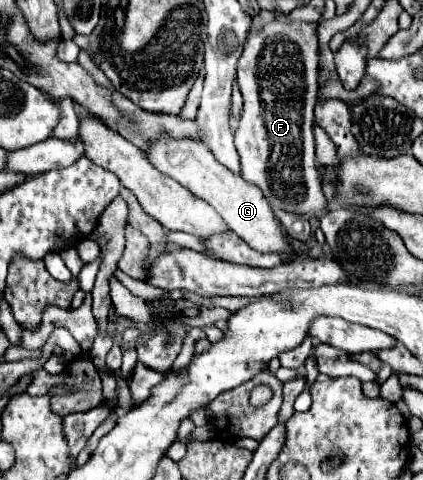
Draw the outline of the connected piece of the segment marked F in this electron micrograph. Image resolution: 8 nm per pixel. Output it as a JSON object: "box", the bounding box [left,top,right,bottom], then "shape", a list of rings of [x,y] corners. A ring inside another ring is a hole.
{"box":[235,21,325,215],"shape":[[[273,21],[259,31],[249,29],[243,53],[237,61],[237,85],[243,95],[243,115],[235,131],[235,147],[241,157],[243,179],[257,185],[269,199],[271,207],[291,211],[297,215],[323,215],[325,197],[315,165],[315,137],[313,137],[313,107],[317,103],[317,37],[315,23],[281,23]]]}

